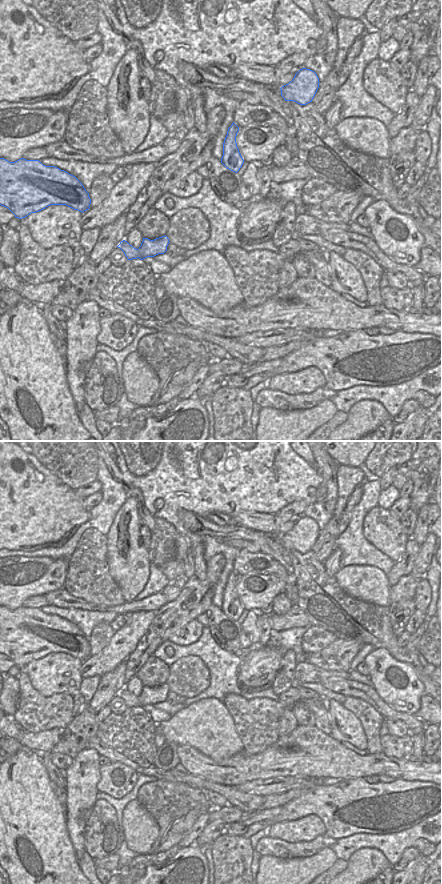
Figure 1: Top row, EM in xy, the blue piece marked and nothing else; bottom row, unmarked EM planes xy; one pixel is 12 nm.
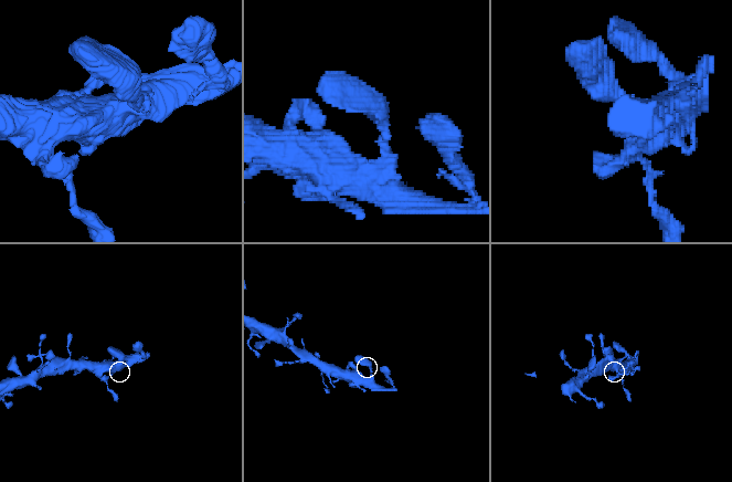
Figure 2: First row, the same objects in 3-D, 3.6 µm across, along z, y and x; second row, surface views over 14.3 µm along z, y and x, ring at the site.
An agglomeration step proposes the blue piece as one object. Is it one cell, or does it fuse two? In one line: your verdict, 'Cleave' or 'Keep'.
Keep.

